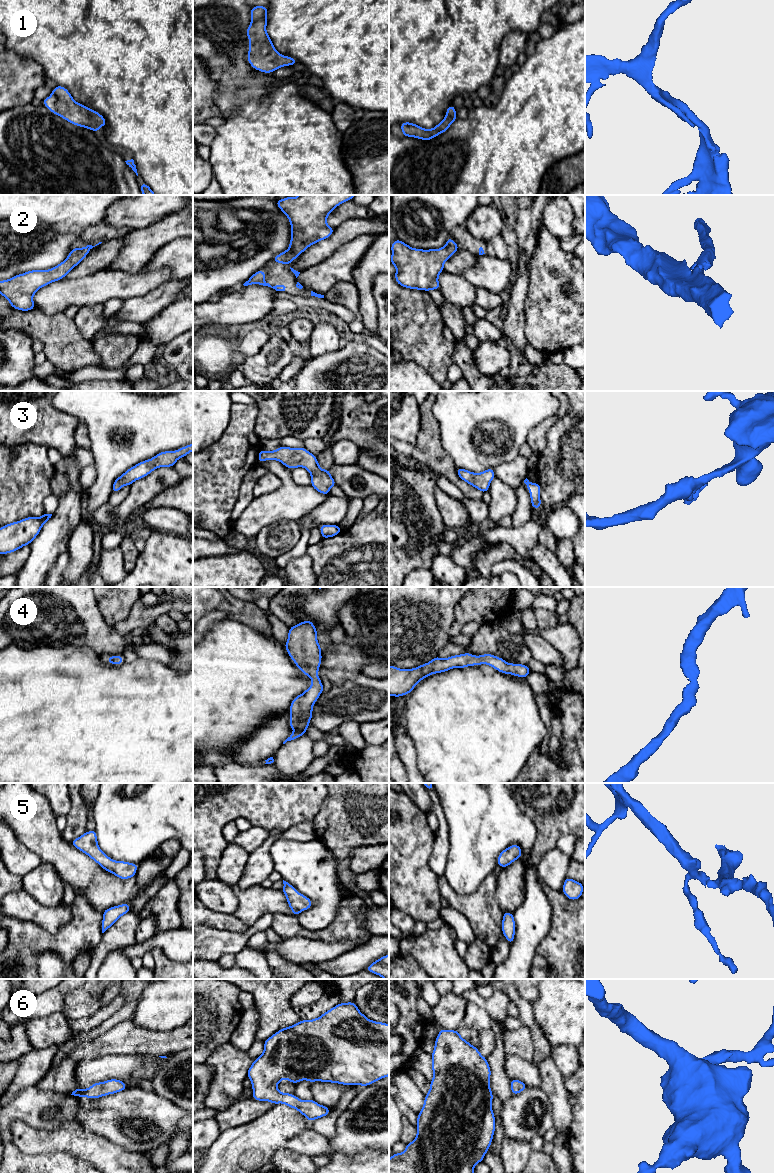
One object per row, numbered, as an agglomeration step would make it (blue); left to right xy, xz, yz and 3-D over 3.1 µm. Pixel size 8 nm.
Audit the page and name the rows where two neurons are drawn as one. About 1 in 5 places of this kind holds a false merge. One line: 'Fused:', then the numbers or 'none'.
Fused: none

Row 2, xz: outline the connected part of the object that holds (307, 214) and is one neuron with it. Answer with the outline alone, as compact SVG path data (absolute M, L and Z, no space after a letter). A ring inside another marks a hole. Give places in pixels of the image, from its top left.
M299 195L276 200L276 205L289 219L291 240L289 248L272 261L291 264L311 245L330 237L335 228L327 225L329 214L355 195Z

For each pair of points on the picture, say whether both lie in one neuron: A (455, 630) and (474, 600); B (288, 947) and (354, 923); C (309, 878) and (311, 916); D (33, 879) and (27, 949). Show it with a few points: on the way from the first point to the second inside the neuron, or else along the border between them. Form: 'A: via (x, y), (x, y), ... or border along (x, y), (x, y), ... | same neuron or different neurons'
A: via (458, 623), (462, 615), (470, 607) | same neuron
B: border along (288, 936), (305, 936), (312, 939), (334, 942) | different neurons
C: via (318, 887), (319, 907) | same neuron
D: border along (22, 877), (23, 888) | different neurons

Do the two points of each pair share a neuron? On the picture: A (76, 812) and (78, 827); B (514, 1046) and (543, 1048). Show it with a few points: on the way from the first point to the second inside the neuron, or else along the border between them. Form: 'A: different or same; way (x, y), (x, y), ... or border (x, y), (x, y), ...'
A: same; way (77, 816), (77, 823)
B: different; border (525, 1025), (530, 1031), (534, 1047), (532, 1061)

